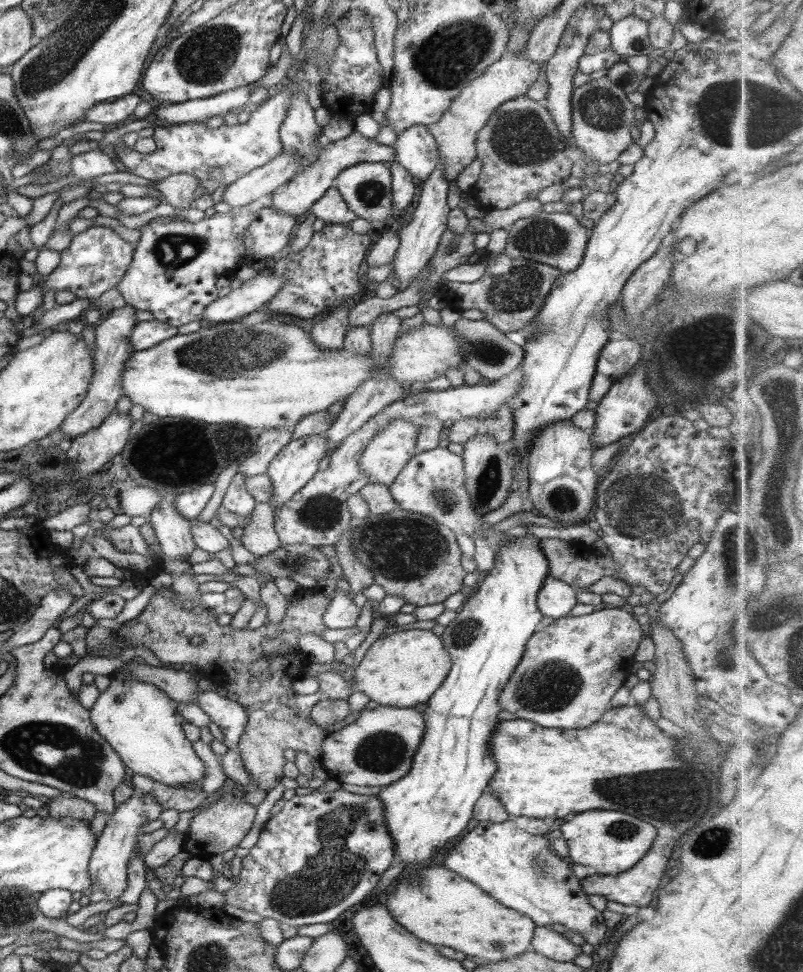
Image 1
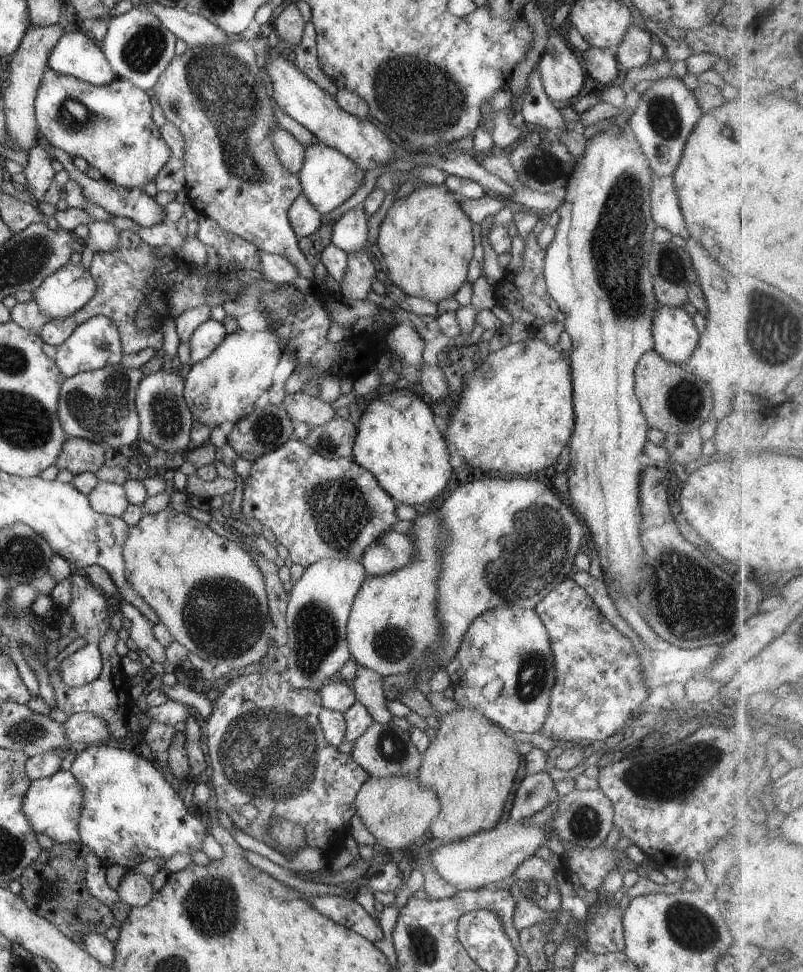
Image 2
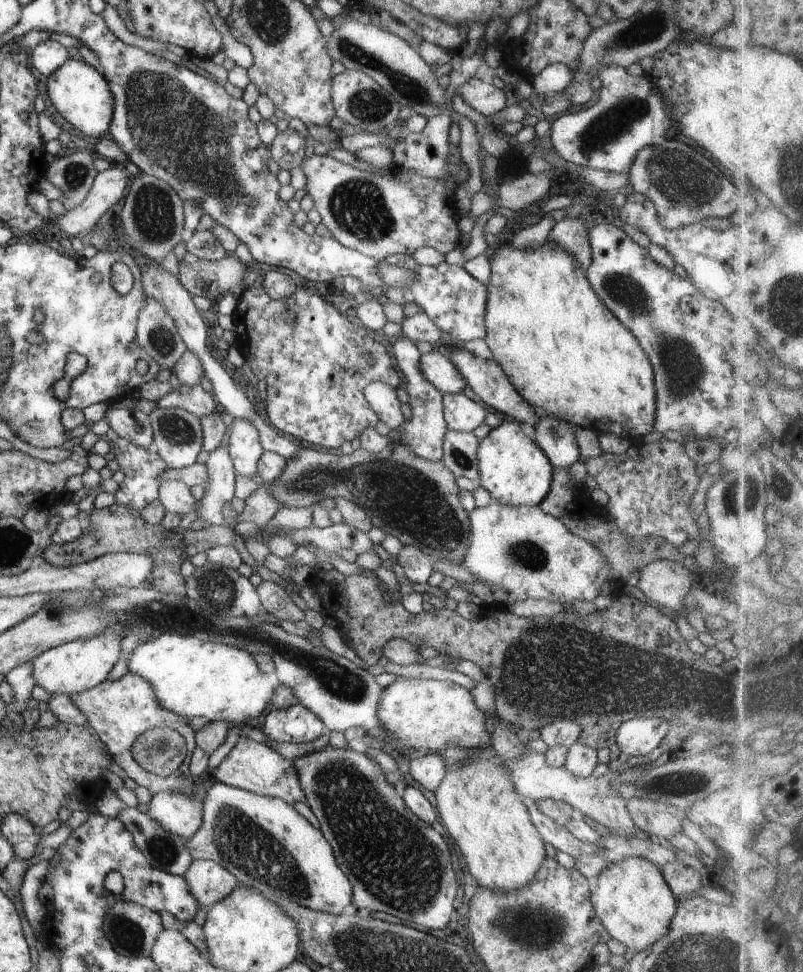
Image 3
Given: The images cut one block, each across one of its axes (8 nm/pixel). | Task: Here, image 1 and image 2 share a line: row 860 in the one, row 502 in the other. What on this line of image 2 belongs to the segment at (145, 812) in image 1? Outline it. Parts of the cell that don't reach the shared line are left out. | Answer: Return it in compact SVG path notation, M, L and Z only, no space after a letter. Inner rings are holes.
M99 481L87 495L90 506L100 514L121 517L129 502L123 484Z

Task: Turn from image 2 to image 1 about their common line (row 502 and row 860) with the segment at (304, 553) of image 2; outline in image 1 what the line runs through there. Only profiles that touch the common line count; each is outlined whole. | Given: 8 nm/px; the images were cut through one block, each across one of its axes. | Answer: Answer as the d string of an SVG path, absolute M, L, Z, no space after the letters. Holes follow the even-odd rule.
M337 789L333 792L319 792L318 790L312 791L306 795L295 795L294 797L286 800L282 810L275 815L270 816L268 821L263 825L259 839L250 849L250 853L242 857L242 869L240 871L240 880L232 885L232 888L224 891L225 905L238 907L240 909L254 912L262 916L264 919L273 919L282 924L283 927L287 926L304 926L312 924L333 924L343 912L349 910L350 907L361 904L364 897L370 894L376 888L382 874L388 868L395 865L397 854L395 853L395 842L390 836L389 830L384 816L384 809L381 798L378 795L362 795L349 792L344 789Z

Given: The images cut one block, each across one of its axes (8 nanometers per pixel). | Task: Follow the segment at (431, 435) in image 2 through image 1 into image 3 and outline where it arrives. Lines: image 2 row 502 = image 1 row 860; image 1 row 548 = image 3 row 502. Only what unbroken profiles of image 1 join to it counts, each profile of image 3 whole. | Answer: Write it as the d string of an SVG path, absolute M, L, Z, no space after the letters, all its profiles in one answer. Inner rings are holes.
M502 422L480 440L477 448L478 484L484 487L494 501L519 507L538 506L550 492L553 466L544 452L520 429L518 422Z

